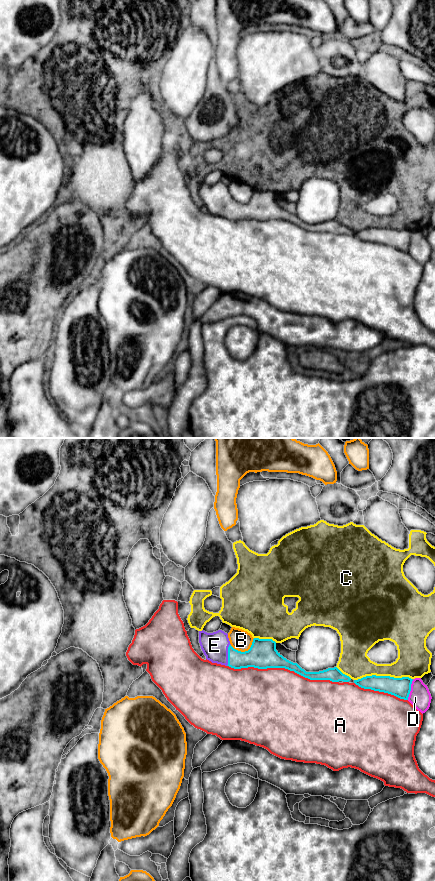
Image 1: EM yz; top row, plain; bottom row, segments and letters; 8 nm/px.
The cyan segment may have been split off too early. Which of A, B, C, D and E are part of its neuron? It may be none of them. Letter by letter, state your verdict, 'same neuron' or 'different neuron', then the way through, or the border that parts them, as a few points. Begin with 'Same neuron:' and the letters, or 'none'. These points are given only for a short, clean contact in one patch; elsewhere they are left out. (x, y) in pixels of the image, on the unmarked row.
Same neuron: E
A: different neuron
B: different neuron
C: different neuron
D: different neuron
E: same neuron

